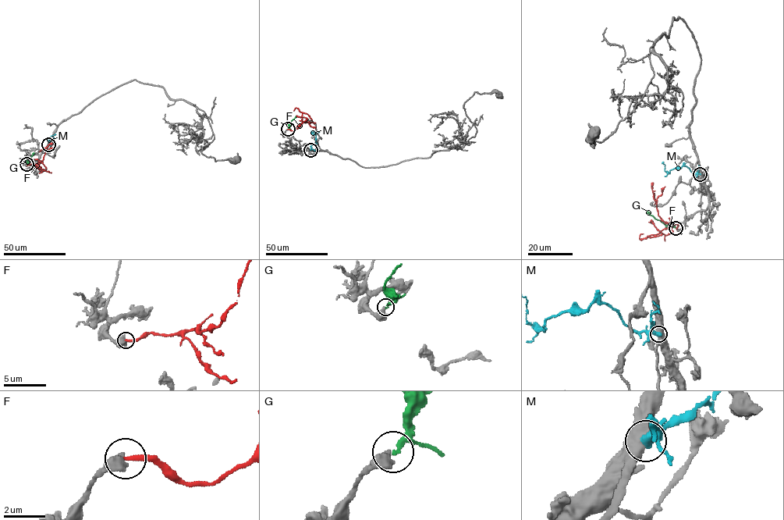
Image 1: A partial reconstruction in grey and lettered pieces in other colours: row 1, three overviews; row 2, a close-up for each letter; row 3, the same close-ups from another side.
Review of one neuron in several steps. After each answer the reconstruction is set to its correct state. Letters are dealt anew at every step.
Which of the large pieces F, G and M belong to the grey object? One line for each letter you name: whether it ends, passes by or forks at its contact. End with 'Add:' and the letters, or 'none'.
G: it ends
Add: G

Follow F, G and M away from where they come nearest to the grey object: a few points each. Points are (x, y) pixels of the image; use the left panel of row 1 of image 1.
F: (26, 165), (34, 164), (40, 170), (45, 170), (45, 166), (34, 158)
G: (26, 164), (33, 152)
M: (48, 144), (53, 139), (49, 139), (55, 134)

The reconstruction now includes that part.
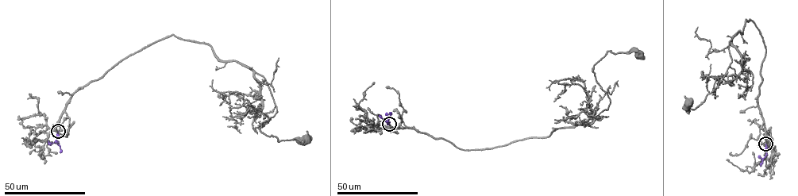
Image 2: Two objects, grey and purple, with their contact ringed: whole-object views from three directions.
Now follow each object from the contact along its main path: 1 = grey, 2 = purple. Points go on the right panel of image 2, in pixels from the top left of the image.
1: (765, 144), (757, 96), (765, 49), (750, 19), (729, 41), (732, 61), (722, 78), (688, 113), (690, 104)
2: (765, 144), (766, 155), (761, 166)

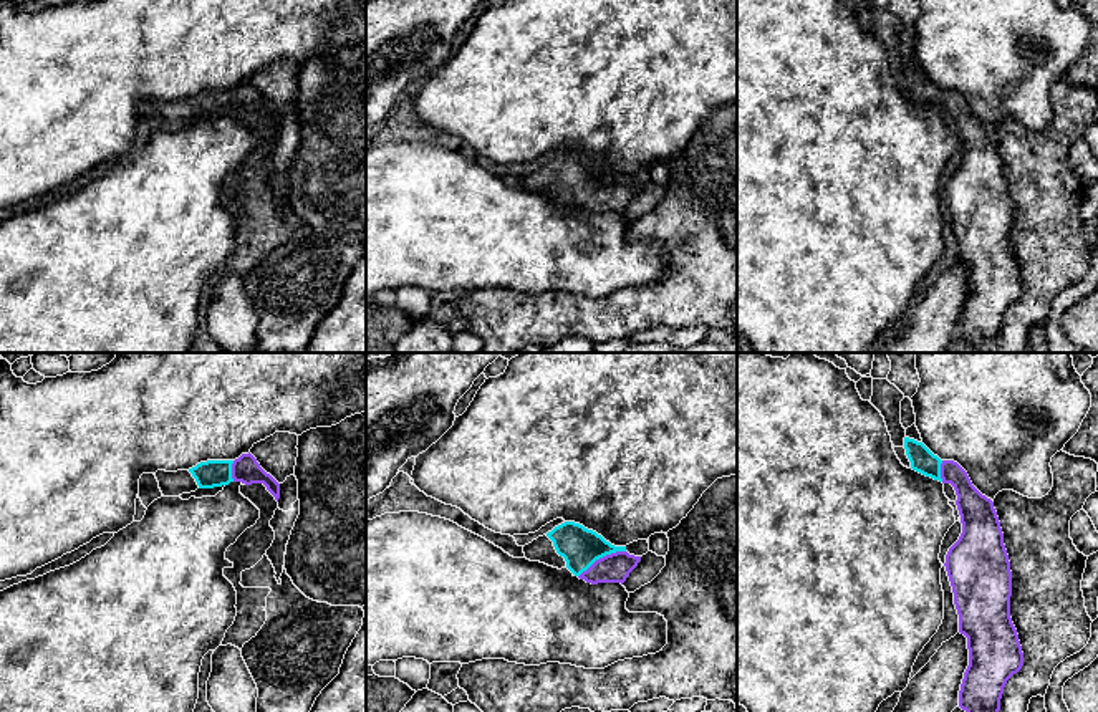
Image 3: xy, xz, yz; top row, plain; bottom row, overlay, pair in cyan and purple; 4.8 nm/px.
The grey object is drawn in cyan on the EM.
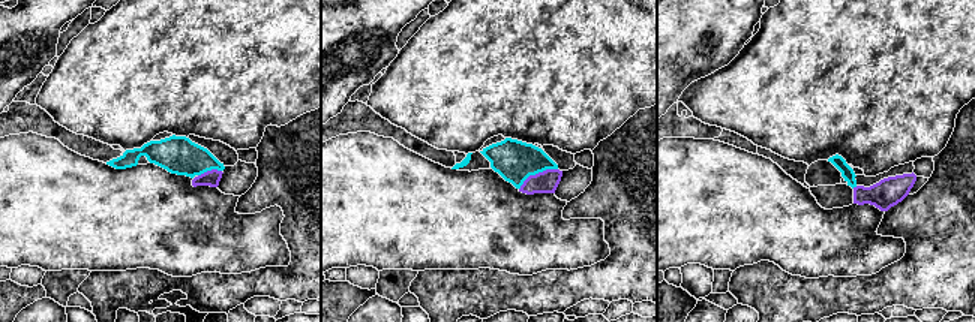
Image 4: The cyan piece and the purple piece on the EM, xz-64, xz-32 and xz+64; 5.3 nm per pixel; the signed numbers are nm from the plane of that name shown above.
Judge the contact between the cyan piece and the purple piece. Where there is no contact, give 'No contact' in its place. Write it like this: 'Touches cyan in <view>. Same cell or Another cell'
Touches cyan in xz. Same cell

